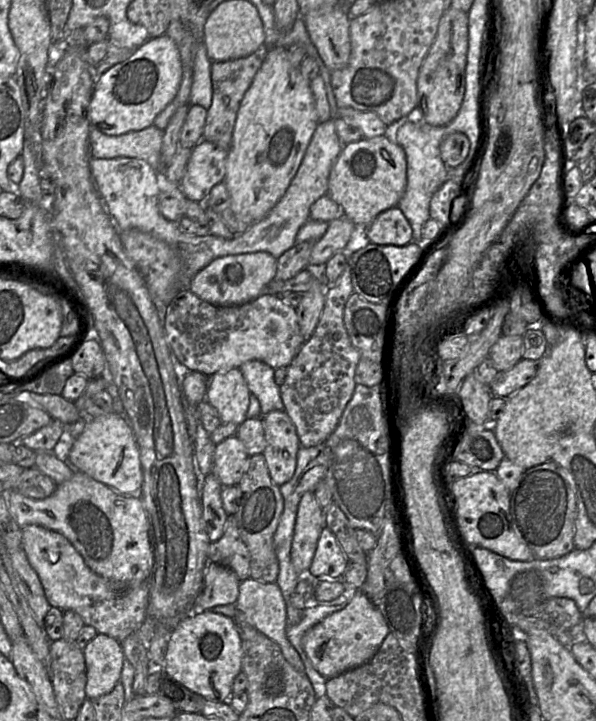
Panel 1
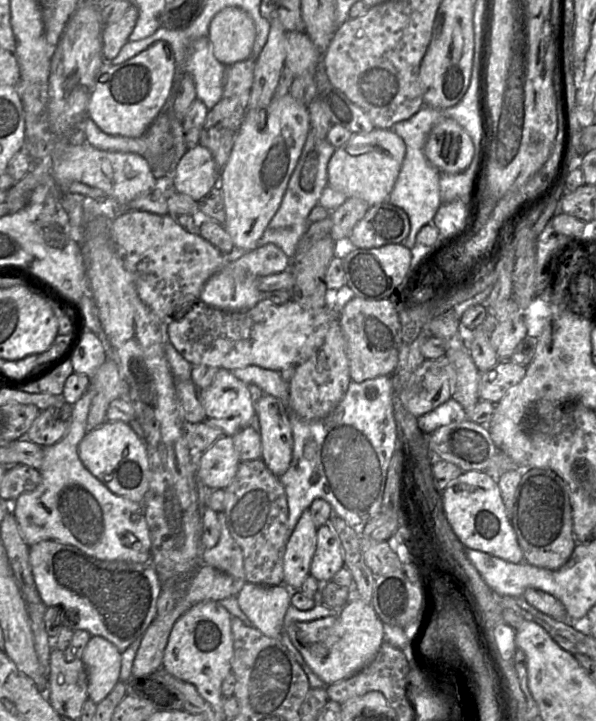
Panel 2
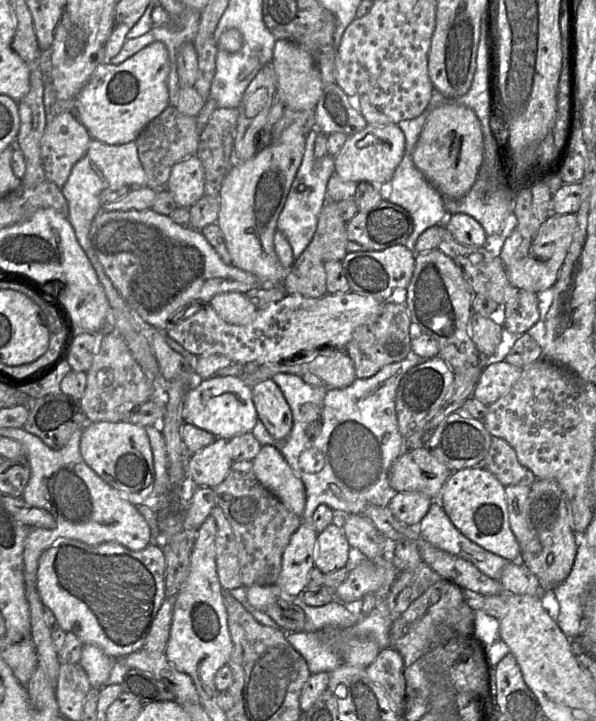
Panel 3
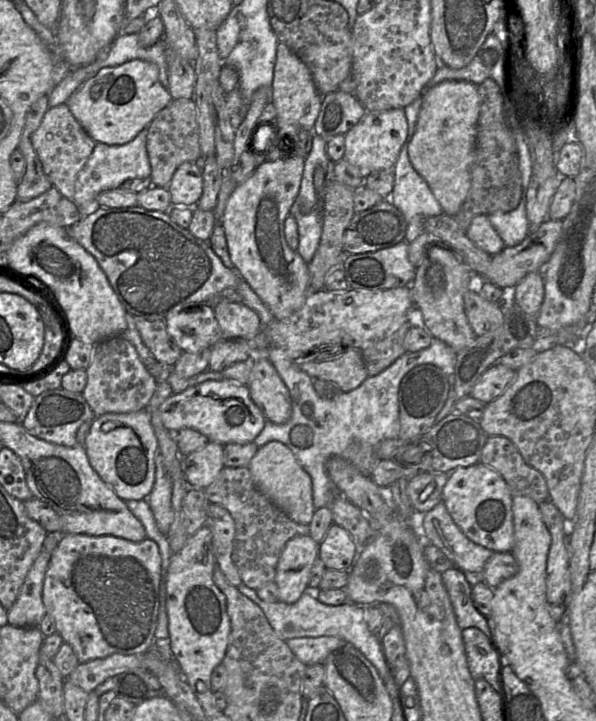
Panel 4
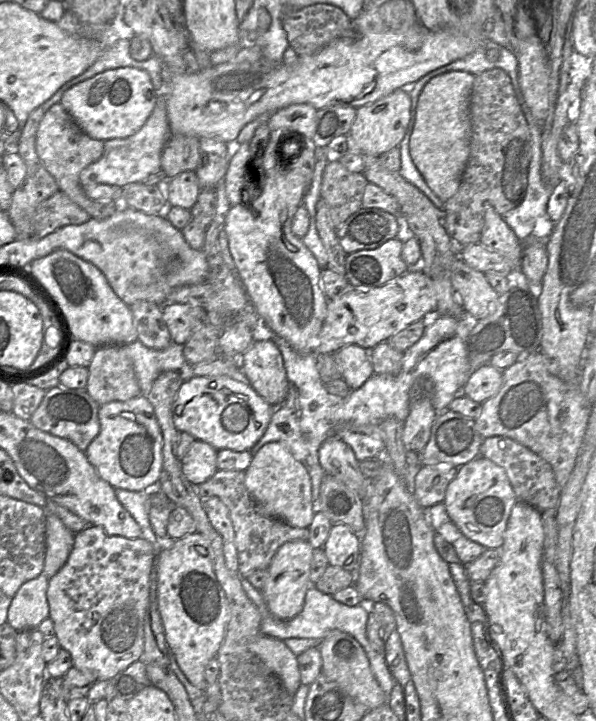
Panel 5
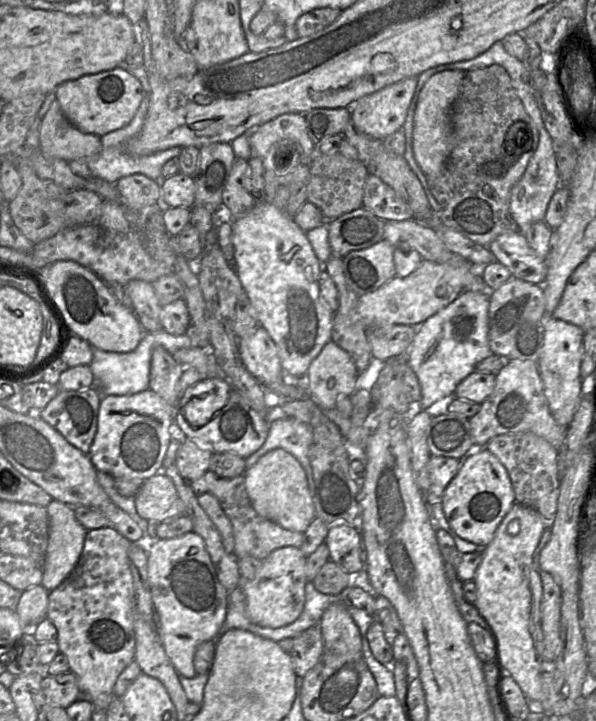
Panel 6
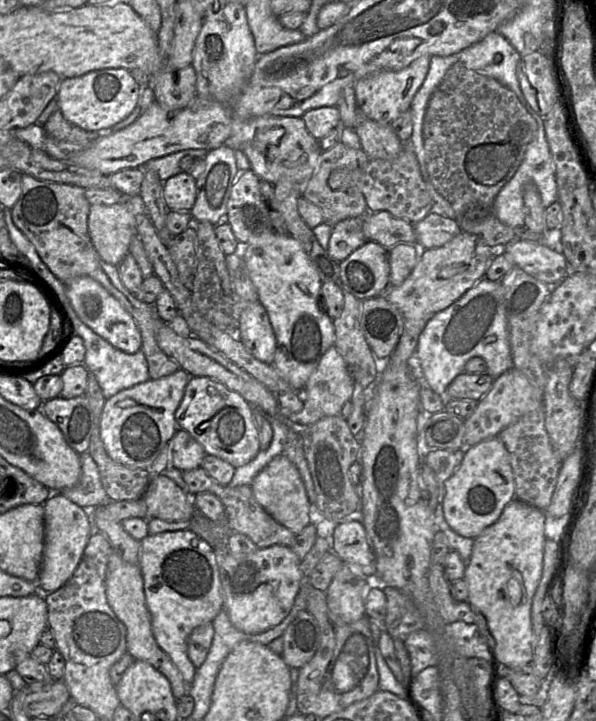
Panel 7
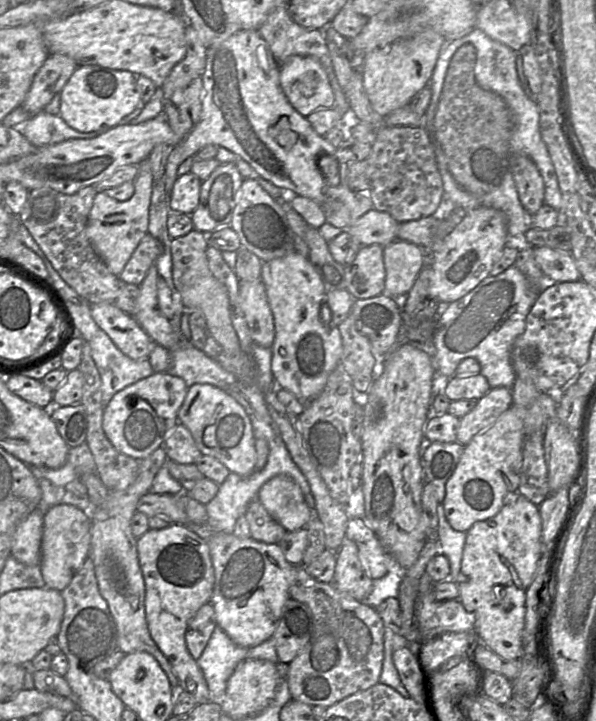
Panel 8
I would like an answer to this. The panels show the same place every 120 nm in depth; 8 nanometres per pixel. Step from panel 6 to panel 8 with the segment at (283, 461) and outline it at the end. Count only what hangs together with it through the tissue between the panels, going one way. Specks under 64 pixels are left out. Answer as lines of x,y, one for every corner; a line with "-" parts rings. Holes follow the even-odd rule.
277,475
260,488
258,500
286,531
303,529
313,517
299,485
287,475

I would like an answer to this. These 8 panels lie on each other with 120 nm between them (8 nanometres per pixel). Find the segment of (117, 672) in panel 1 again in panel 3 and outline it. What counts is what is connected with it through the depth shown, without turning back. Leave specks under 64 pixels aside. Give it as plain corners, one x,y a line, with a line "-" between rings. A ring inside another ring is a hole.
86,644
83,646
79,663
88,676
91,688
101,689
107,684
116,660
96,645

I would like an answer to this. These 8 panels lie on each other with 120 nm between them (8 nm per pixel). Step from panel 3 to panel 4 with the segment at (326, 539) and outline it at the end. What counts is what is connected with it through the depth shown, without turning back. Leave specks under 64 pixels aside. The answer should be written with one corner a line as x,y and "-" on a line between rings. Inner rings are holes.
332,524
319,543
318,558
327,569
350,571
357,551
351,534
343,527

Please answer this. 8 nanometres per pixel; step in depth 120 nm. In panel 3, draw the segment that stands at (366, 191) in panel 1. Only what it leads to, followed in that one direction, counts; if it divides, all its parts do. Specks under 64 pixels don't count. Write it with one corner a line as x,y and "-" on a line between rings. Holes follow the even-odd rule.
368,124
360,132
348,136
340,152
334,157
335,173
345,181
362,181
389,186
394,172
405,153
405,134
398,124

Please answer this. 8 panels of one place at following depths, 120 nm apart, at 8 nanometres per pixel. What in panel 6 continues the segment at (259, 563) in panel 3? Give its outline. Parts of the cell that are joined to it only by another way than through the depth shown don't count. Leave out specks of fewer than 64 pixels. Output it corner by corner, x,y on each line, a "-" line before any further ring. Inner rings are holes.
208,470
202,477
189,483
197,496
203,493
211,493
219,501
232,525
234,537
233,555
236,559
251,556
259,560
264,560
278,548
286,546
300,548
302,545
304,541
303,533
284,529
278,524
257,514
249,500
243,475
234,478
221,478

